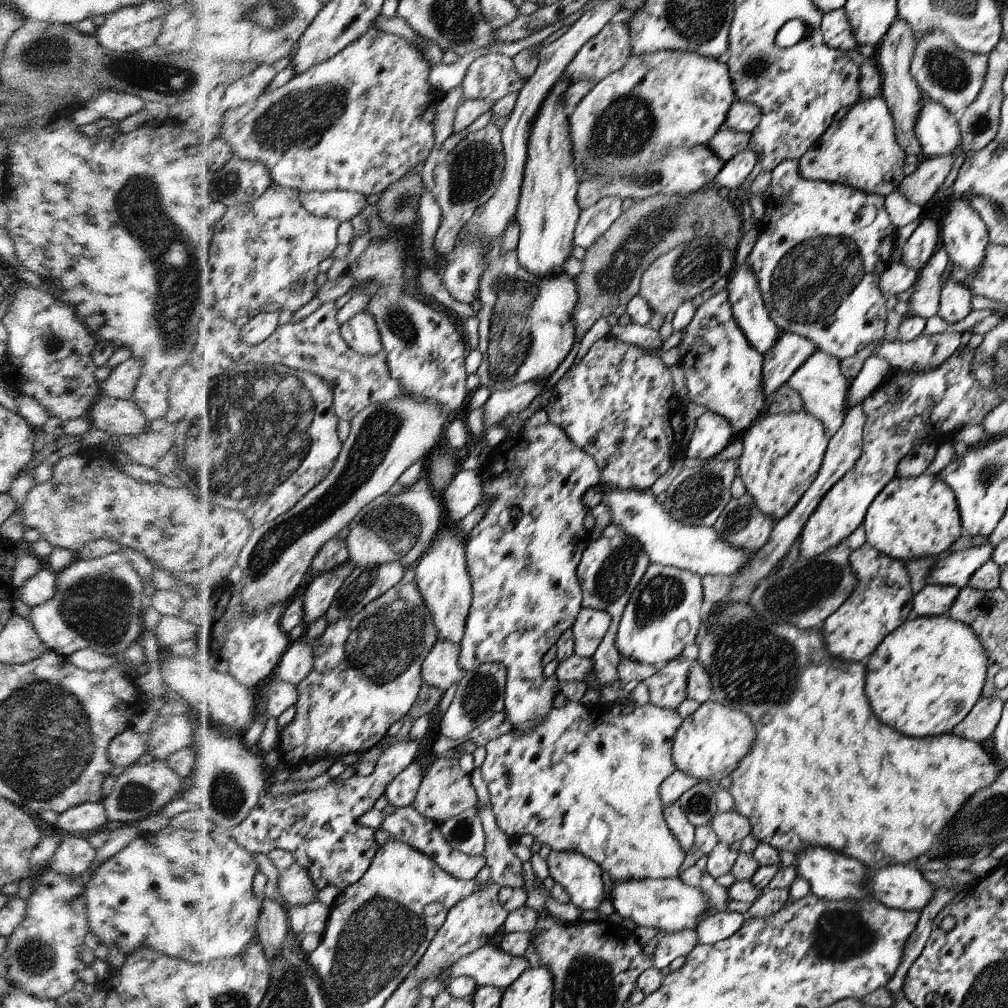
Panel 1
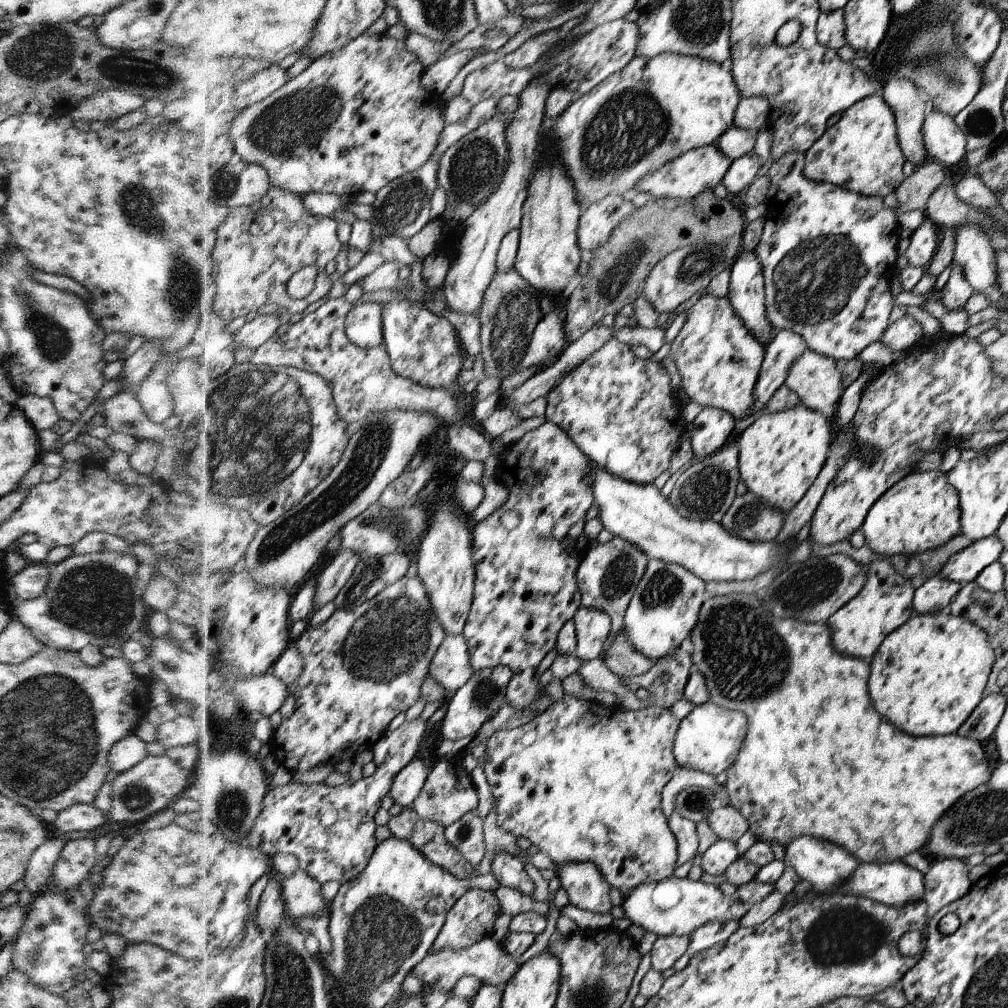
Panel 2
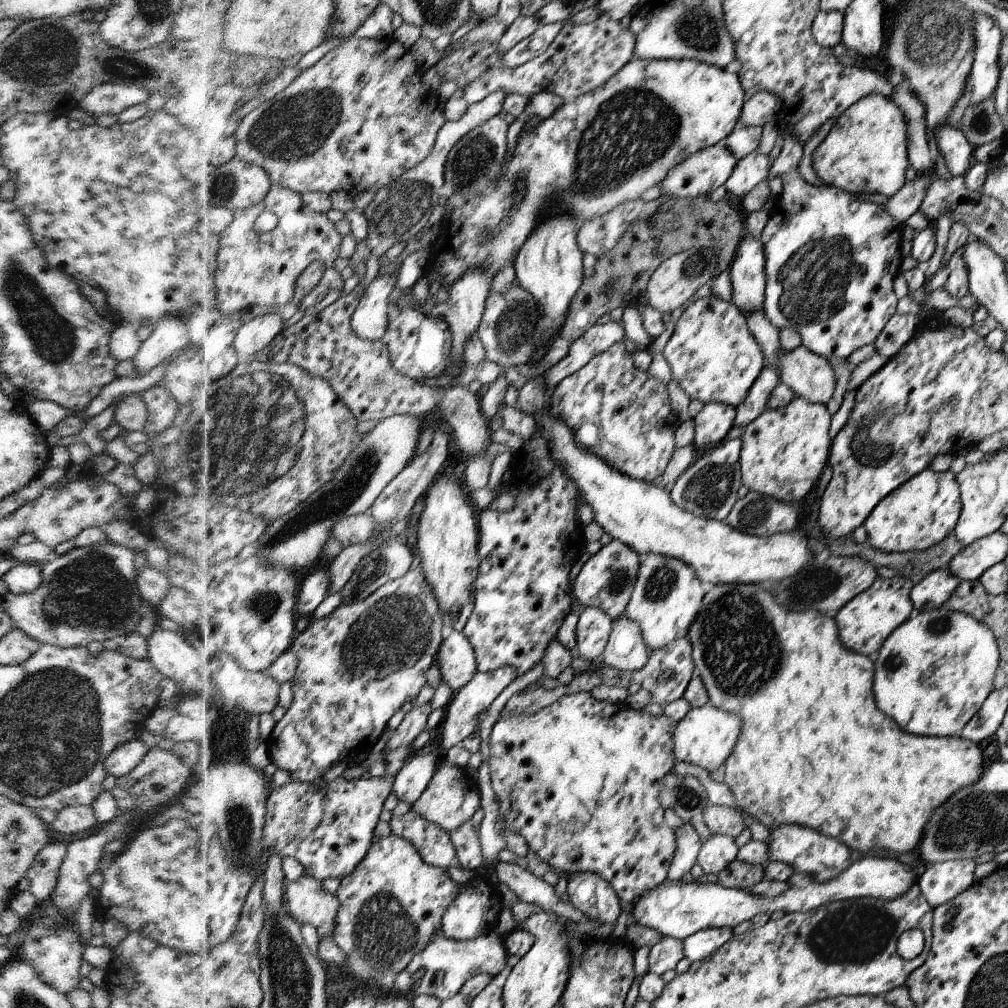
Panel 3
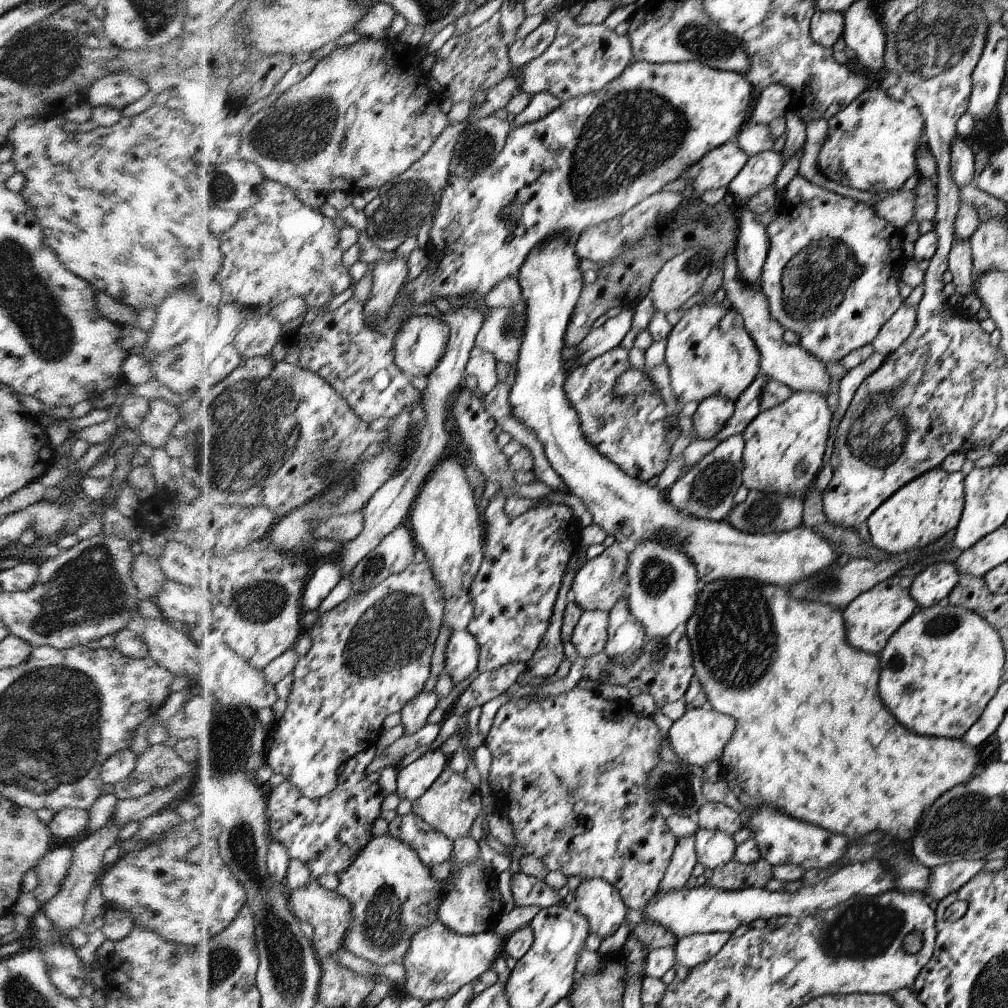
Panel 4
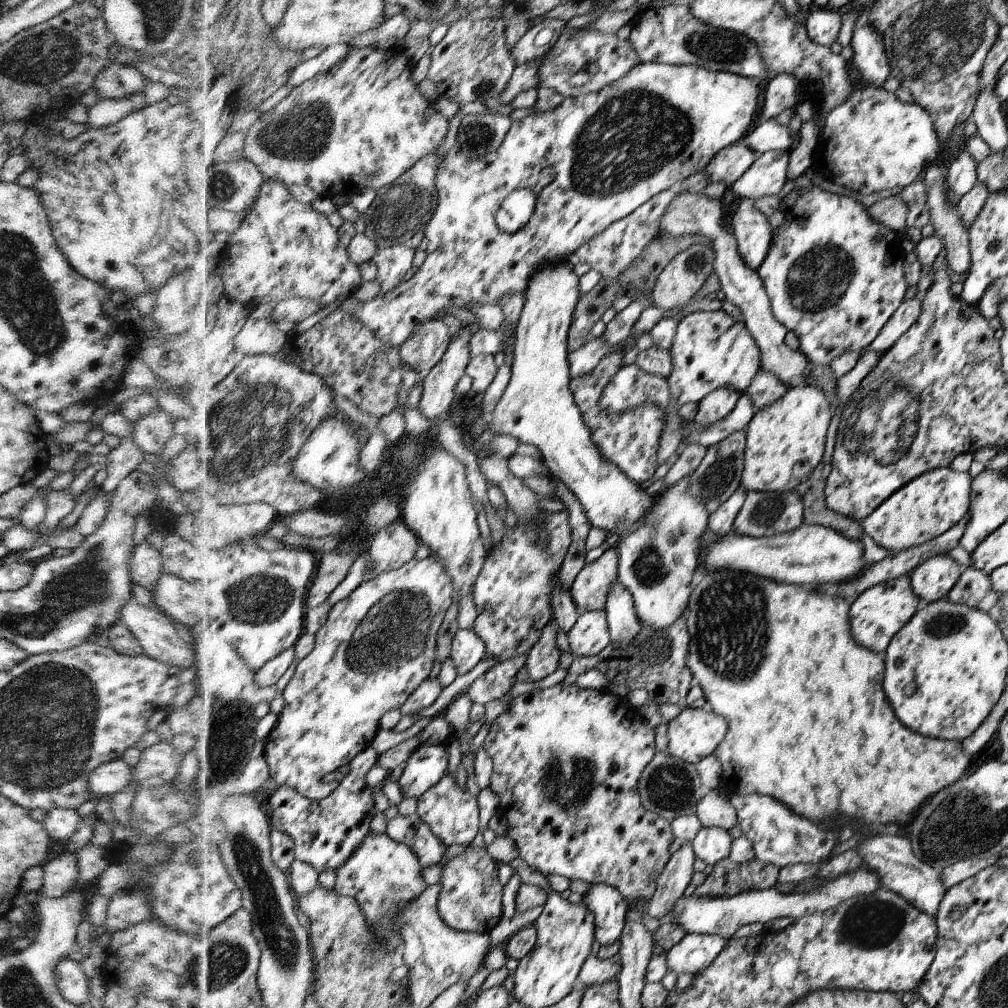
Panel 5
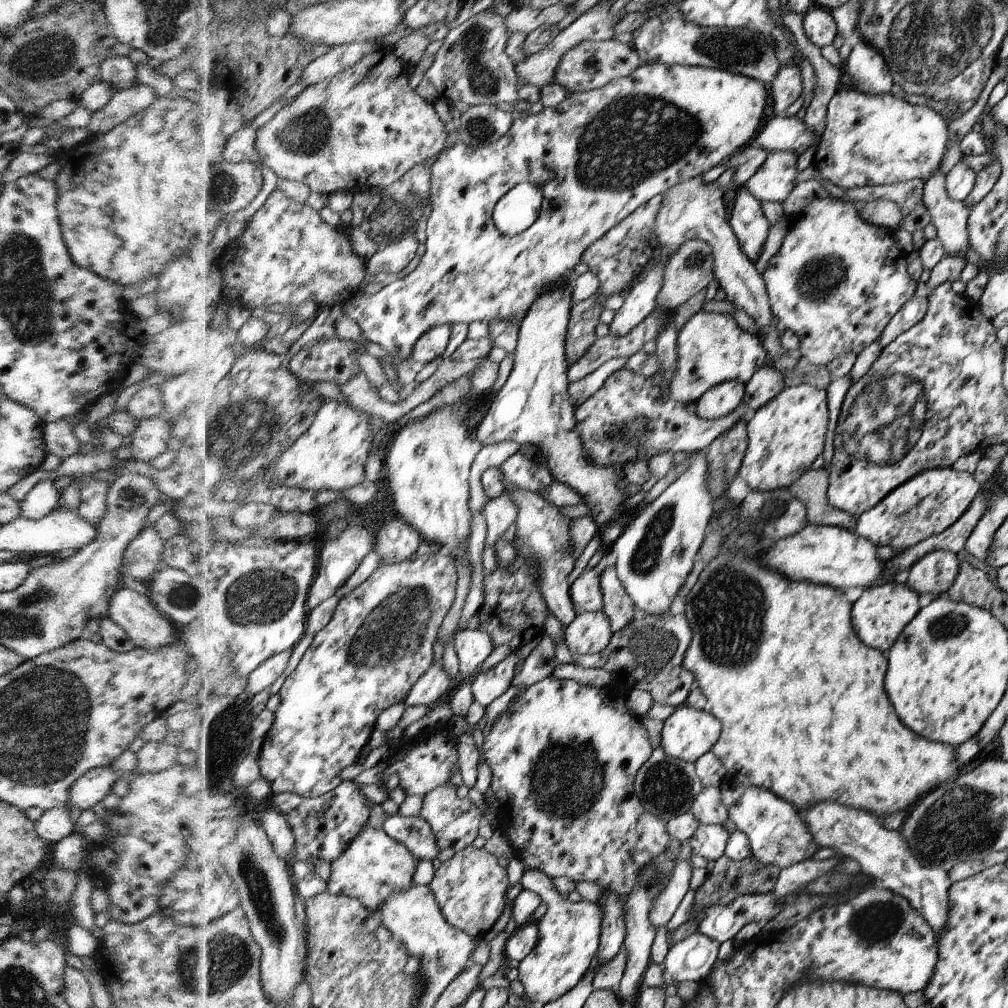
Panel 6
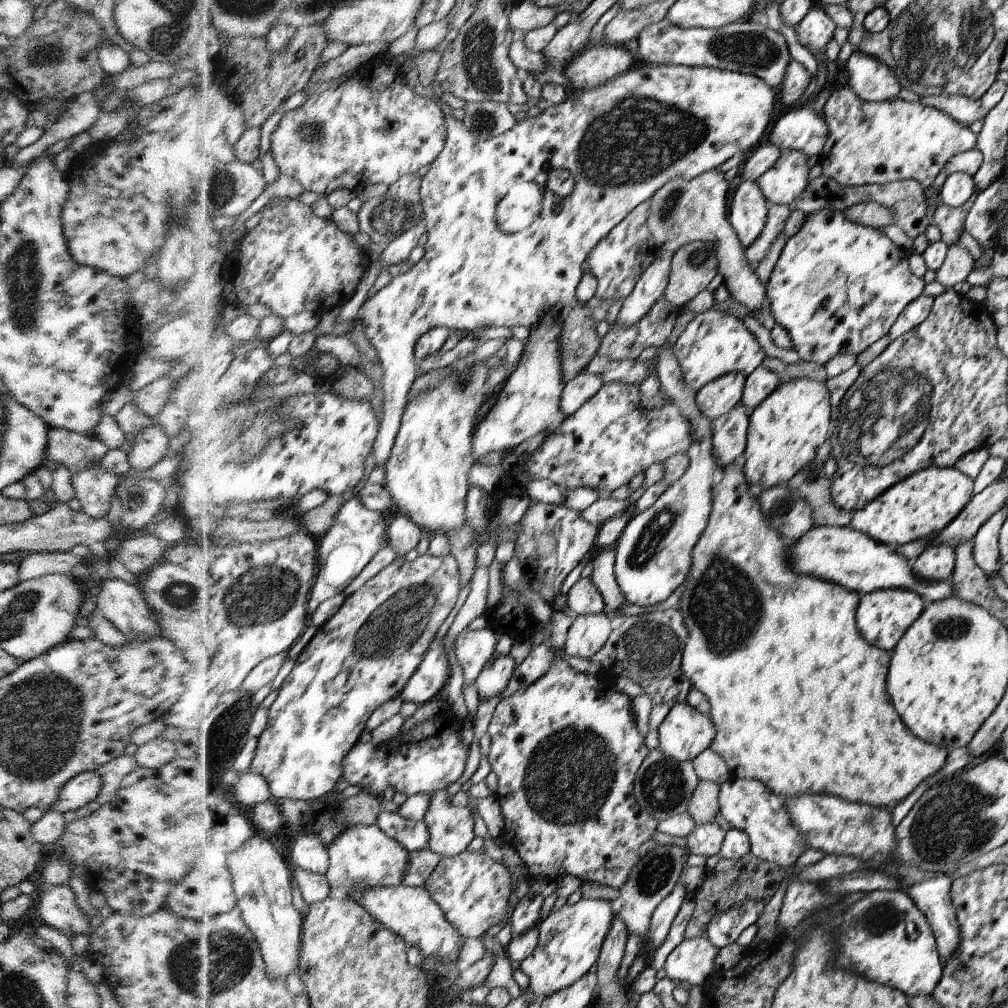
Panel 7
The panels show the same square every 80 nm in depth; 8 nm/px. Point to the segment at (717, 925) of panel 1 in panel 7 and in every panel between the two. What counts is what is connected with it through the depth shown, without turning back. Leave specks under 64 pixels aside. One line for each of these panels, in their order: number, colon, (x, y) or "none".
2: (713, 932)
3: (701, 944)
4: (691, 951)
5: (694, 952)
6: (692, 959)
7: (694, 961)

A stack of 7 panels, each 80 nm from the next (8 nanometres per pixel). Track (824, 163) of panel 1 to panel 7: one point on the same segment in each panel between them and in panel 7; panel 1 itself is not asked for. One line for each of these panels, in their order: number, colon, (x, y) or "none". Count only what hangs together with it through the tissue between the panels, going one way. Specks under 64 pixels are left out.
2: (861, 151)
3: (865, 152)
4: (871, 145)
5: (874, 141)
6: (869, 140)
7: (868, 143)

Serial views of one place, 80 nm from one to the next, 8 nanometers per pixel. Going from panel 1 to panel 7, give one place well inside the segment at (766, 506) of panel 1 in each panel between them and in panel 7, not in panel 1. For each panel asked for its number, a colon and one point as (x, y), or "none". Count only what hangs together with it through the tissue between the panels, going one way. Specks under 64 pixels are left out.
2: (781, 455)
3: (783, 452)
4: (784, 446)
5: (793, 429)
6: (784, 437)
7: (785, 430)

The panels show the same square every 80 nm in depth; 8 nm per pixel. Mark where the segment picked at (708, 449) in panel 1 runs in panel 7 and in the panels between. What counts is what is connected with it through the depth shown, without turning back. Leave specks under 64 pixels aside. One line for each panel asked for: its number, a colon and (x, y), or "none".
2: (713, 428)
3: (712, 424)
4: (712, 414)
5: (716, 405)
6: (721, 400)
7: (719, 397)

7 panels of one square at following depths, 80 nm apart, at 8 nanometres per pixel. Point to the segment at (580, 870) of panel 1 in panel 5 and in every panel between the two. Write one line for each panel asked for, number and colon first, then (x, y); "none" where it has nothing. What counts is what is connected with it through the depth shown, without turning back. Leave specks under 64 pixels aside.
2: (587, 888)
3: (589, 892)
4: (599, 901)
5: (610, 907)

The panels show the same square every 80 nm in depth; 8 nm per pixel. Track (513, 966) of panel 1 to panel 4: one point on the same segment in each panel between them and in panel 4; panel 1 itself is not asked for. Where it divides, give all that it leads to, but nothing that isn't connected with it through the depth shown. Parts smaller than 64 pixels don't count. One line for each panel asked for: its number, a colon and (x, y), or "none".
2: (487, 960)
3: (441, 970)
4: (441, 962)

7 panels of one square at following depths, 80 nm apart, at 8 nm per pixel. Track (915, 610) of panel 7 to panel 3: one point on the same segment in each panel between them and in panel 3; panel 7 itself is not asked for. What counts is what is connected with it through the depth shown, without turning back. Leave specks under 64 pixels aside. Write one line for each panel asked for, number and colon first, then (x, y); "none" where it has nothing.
3: (866, 621)
4: (876, 615)
5: (878, 614)
6: (883, 611)

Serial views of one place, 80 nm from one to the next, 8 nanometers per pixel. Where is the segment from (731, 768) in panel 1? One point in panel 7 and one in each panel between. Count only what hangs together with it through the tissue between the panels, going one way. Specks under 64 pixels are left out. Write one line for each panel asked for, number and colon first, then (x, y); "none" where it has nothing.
2: (709, 739)
3: (707, 735)
4: (699, 736)
5: (695, 733)
6: (688, 734)
7: (686, 732)

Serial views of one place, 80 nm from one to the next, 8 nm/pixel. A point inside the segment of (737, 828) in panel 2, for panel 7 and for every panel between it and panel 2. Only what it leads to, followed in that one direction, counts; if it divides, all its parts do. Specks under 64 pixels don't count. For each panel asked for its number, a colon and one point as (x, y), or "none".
3: (722, 820)
4: (718, 817)
5: (713, 810)
6: (708, 808)
7: (704, 805)

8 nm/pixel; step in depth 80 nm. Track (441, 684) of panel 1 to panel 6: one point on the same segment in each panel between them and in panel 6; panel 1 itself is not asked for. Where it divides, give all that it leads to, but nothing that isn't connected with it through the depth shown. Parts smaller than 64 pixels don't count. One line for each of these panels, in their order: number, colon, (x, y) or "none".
2: (451, 667)
3: (457, 657)
4: (463, 653)
5: (467, 649)
6: (472, 647)

